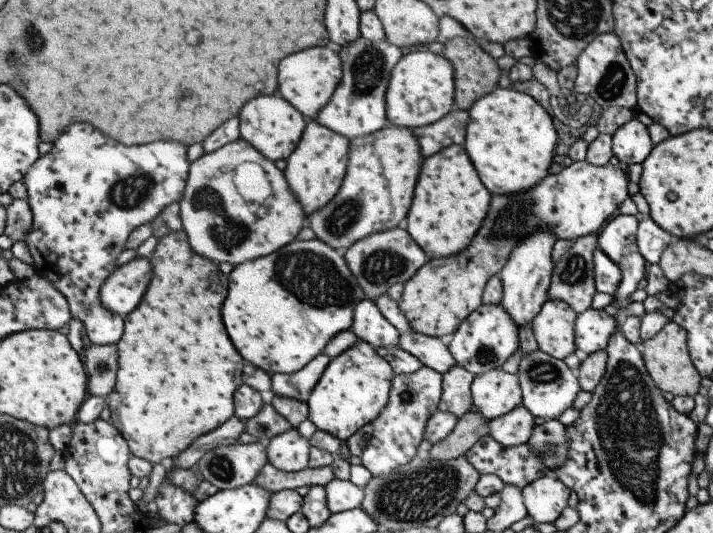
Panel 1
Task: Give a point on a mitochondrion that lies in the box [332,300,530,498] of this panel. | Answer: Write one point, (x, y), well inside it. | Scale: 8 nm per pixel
(485, 355)

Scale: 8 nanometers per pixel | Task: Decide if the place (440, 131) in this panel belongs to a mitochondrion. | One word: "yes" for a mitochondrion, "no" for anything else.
no

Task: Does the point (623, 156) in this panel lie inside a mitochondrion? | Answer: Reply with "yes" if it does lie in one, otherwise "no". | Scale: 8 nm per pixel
no

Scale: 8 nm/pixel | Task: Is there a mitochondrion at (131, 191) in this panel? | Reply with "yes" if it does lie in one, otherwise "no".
yes

